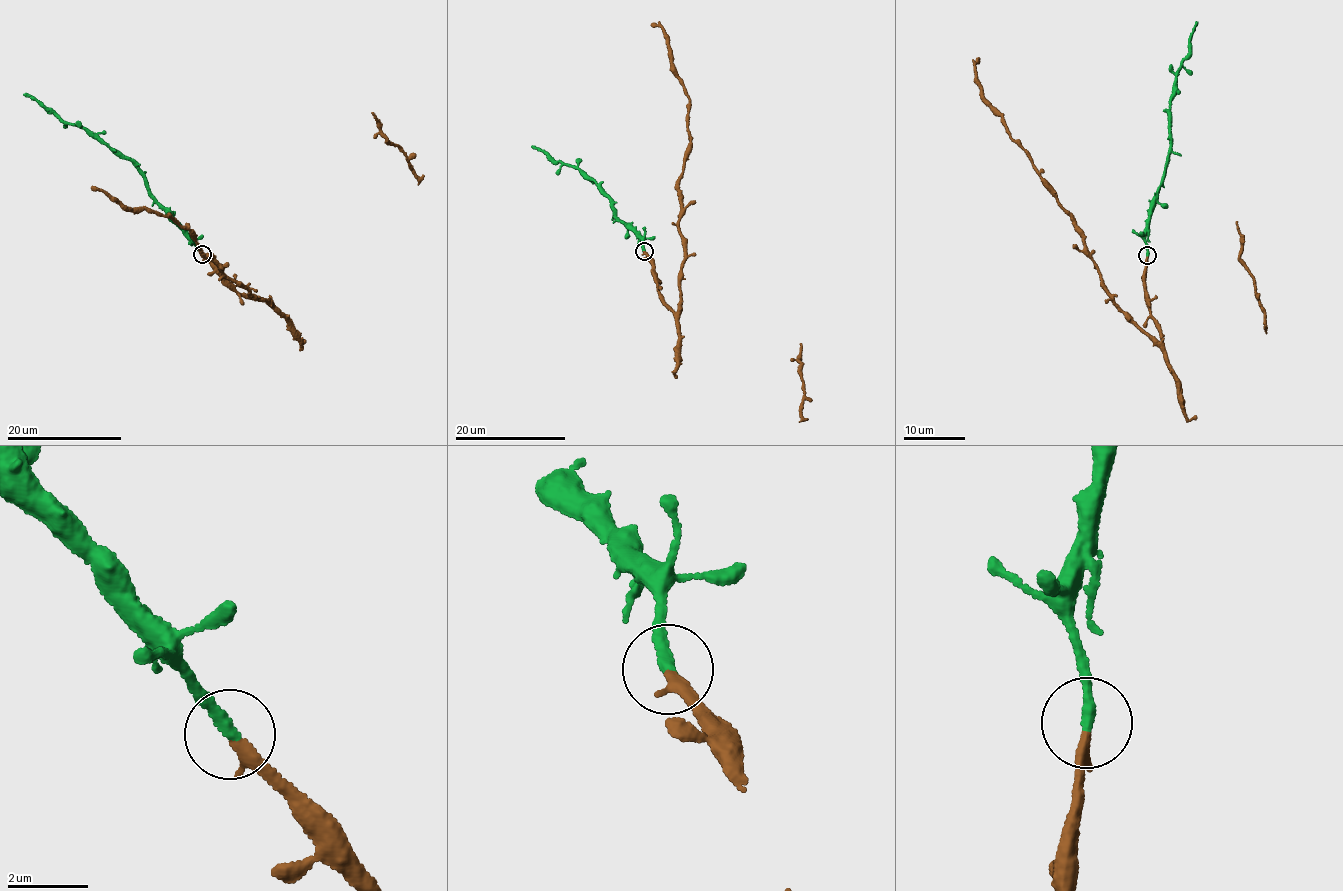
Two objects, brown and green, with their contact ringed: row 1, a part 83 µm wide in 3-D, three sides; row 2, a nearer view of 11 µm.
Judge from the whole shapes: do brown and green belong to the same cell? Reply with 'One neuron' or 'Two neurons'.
One neuron

